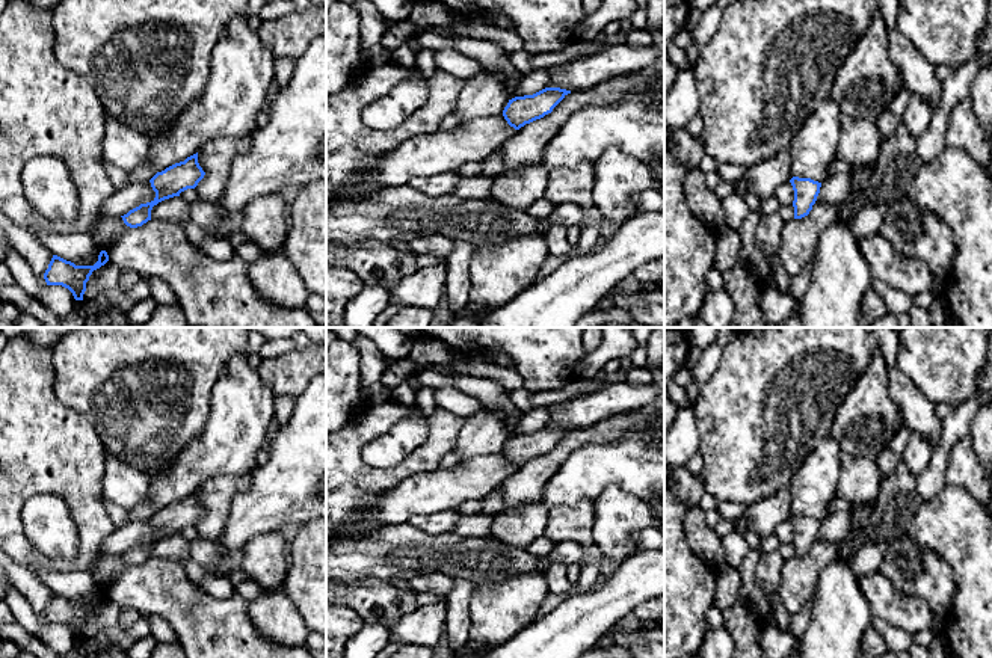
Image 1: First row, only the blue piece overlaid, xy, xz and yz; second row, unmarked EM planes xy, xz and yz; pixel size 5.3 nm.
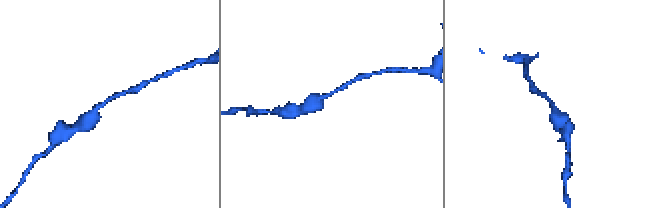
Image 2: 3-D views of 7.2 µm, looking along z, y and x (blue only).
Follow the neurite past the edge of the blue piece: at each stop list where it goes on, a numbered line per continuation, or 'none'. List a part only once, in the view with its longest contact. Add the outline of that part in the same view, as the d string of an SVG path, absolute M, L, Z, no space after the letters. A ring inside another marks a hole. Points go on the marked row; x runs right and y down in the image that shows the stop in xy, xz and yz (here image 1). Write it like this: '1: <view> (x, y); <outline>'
none

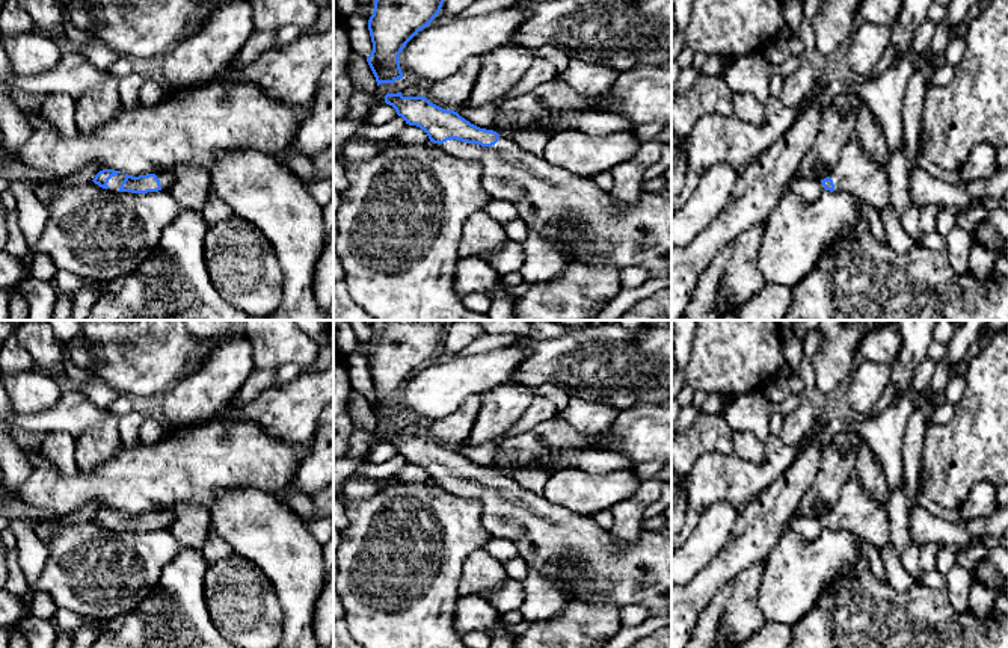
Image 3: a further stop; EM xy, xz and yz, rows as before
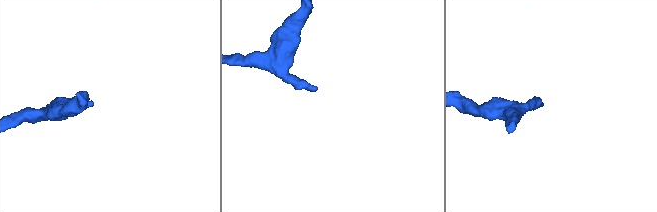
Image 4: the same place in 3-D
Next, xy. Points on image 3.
1: xy (115, 182); M121 172L121 174L118 174L118 175L113 175L113 177L109 180L109 183L107 183L109 190L118 192L119 187L121 187L121 183L122 183L124 180L125 180L125 174L124 174L124 172Z

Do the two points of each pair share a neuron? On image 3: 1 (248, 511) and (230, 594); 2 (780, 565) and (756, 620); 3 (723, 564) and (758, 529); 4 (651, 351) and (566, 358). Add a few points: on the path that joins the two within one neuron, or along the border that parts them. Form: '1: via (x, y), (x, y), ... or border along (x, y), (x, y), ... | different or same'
1: border along (234, 552), (248, 558), (266, 577) | different
2: border along (759, 574), (758, 607), (768, 621) | different
3: via (732, 555), (749, 538) | same
4: via (630, 358), (587, 358) | same

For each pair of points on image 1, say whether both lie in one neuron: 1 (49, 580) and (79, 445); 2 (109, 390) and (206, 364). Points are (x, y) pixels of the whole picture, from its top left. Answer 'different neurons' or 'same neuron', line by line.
1: different neurons
2: same neuron

